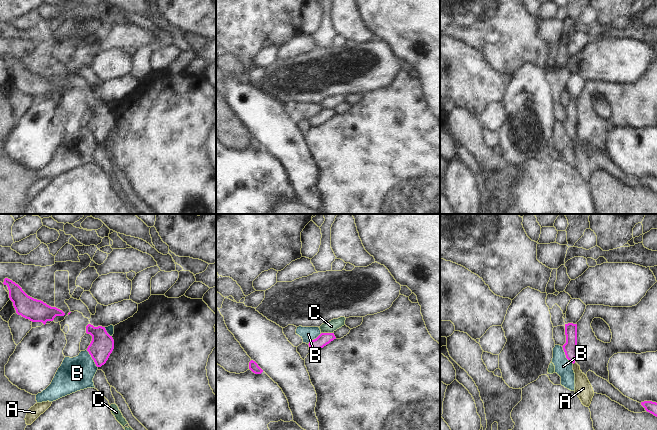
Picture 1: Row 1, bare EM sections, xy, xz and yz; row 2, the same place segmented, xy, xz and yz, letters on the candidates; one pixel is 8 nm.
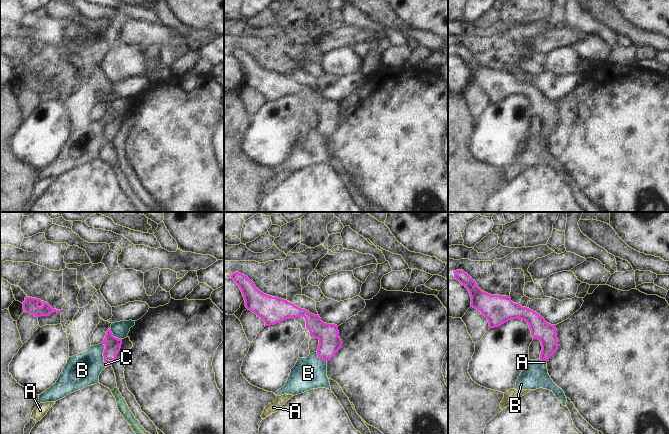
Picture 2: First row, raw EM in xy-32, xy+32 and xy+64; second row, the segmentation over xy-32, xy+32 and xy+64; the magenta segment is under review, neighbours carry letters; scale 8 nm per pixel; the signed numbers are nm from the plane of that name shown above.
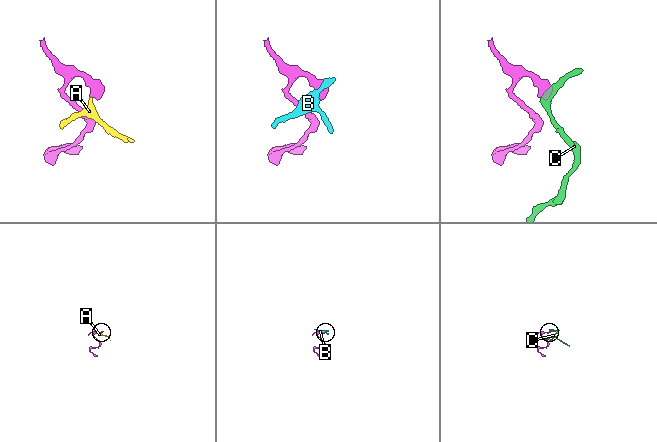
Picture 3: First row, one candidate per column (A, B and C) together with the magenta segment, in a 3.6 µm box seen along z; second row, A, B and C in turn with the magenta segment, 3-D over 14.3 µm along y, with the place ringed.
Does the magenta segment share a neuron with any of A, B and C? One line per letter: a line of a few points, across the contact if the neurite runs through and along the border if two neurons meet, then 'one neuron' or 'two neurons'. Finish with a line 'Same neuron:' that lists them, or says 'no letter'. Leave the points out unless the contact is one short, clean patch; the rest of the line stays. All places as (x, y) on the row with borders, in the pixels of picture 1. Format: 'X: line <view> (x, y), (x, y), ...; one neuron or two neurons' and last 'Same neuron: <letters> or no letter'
A: line yz (570, 347), (571, 357), (574, 362), (583, 388); one neuron
B: line yz (561, 346), (565, 356), (573, 363); two neurons
C: two neurons
Same neuron: A

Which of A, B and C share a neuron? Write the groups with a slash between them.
A / B / C

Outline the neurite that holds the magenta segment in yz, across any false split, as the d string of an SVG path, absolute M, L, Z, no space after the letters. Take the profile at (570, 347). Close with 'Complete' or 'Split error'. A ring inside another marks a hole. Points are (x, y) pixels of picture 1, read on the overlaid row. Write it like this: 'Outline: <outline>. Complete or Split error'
Outline: M565 324L566 343L562 346L566 358L573 364L575 373L575 393L580 398L582 404L589 407L594 396L593 388L587 376L580 370L576 363L577 357L577 324Z. Split error.

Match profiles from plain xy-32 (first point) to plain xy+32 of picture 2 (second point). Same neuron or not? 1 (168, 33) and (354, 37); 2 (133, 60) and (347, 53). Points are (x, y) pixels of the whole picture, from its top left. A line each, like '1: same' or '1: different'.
1: same
2: same

